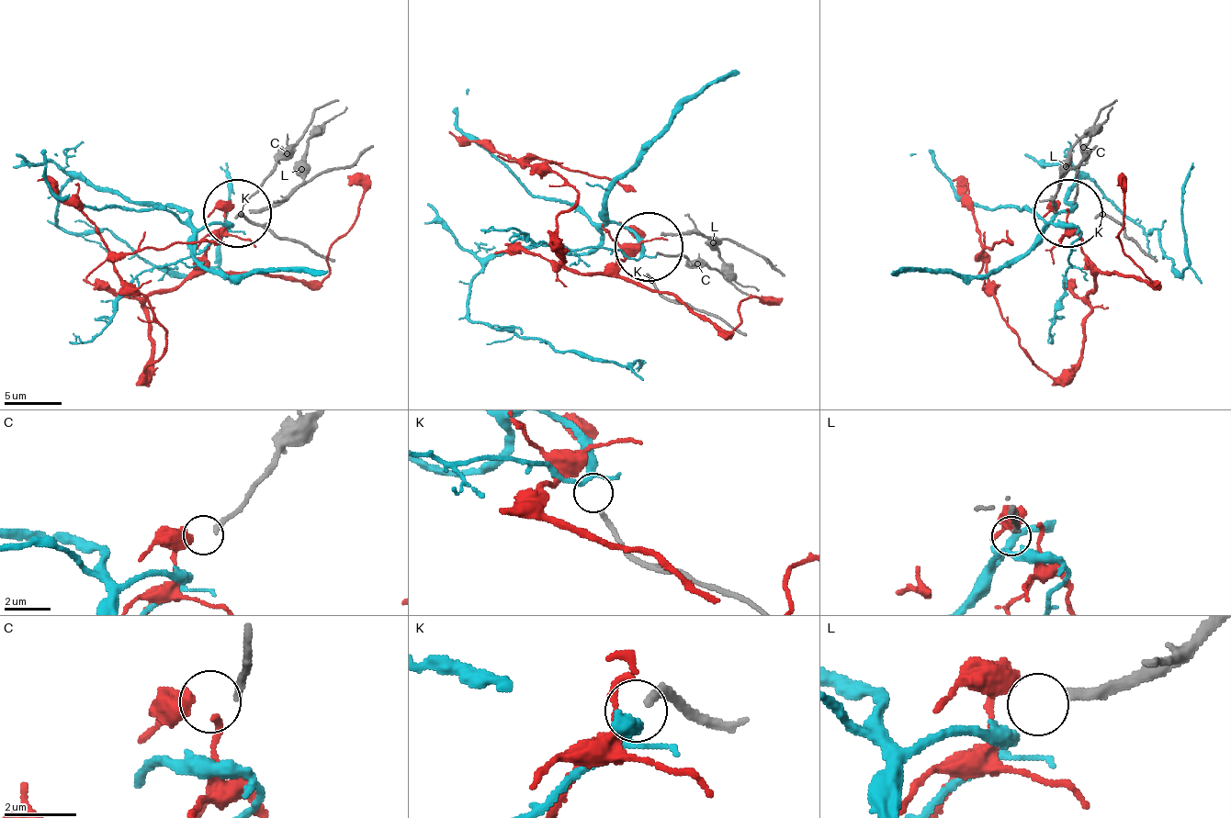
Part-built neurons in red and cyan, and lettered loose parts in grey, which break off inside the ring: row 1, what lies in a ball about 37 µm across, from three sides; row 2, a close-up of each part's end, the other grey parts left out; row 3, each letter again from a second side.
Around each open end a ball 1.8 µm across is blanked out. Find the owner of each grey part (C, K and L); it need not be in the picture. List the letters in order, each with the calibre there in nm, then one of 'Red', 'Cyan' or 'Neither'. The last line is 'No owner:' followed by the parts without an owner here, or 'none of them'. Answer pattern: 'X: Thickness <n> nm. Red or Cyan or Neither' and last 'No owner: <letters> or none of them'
C: Thickness 200 nm. Red
K: Thickness 240 nm. Cyan
L: Thickness 240 nm. Neither
No owner: L

